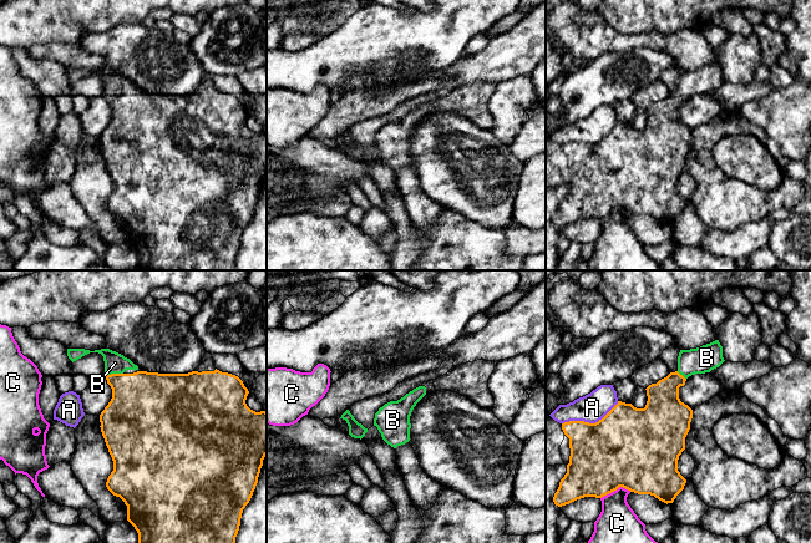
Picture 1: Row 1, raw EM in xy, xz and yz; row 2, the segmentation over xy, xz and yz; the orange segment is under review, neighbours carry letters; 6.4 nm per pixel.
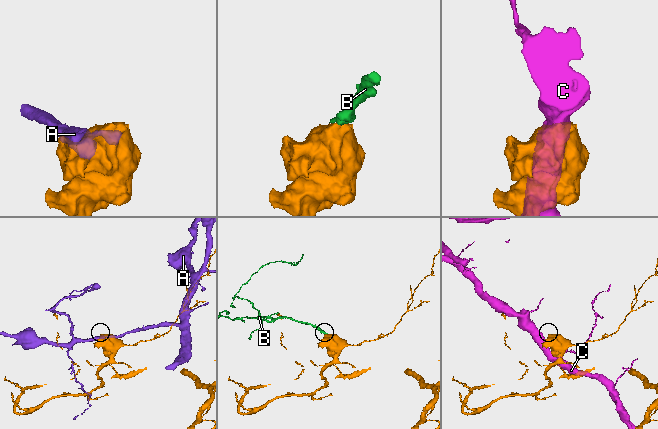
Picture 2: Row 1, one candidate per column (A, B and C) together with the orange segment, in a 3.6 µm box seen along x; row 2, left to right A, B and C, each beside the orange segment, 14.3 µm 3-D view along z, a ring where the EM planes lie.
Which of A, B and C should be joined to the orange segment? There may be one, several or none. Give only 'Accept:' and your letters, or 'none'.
Accept: B

